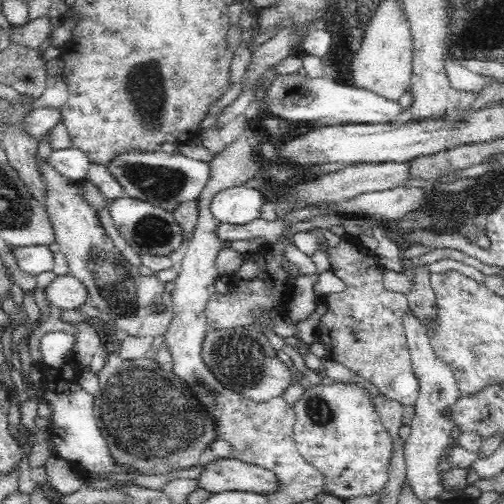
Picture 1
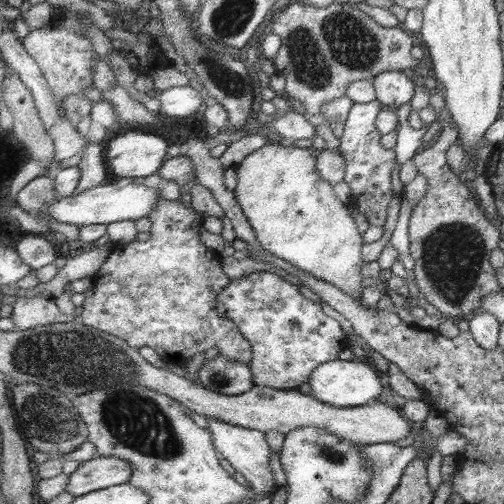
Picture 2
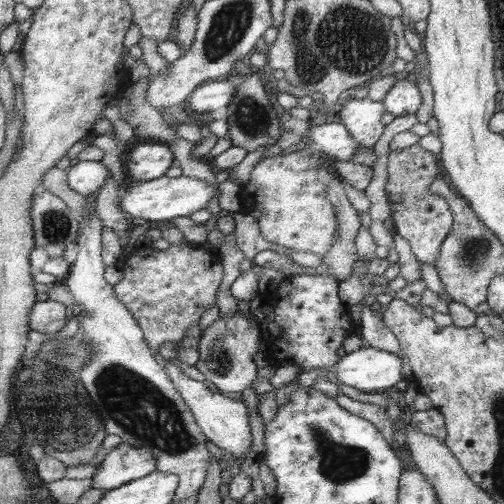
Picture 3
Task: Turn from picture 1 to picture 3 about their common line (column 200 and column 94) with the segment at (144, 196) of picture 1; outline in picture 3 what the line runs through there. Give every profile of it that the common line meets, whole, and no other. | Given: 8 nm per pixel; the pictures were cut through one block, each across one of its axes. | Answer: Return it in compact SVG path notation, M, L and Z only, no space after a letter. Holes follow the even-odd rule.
M77 162L75 166L71 166L69 172L71 188L79 196L87 196L87 198L99 194L107 178L109 178L109 170L101 162Z

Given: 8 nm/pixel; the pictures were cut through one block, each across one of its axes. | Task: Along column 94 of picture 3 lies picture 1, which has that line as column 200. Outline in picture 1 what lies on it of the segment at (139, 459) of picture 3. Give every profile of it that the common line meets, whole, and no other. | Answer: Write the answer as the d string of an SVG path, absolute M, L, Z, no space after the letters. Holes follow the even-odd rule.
M218 460L206 468L202 474L200 488L222 494L222 492L254 492L260 496L280 494L286 490L286 484L266 468L246 464L242 460Z

